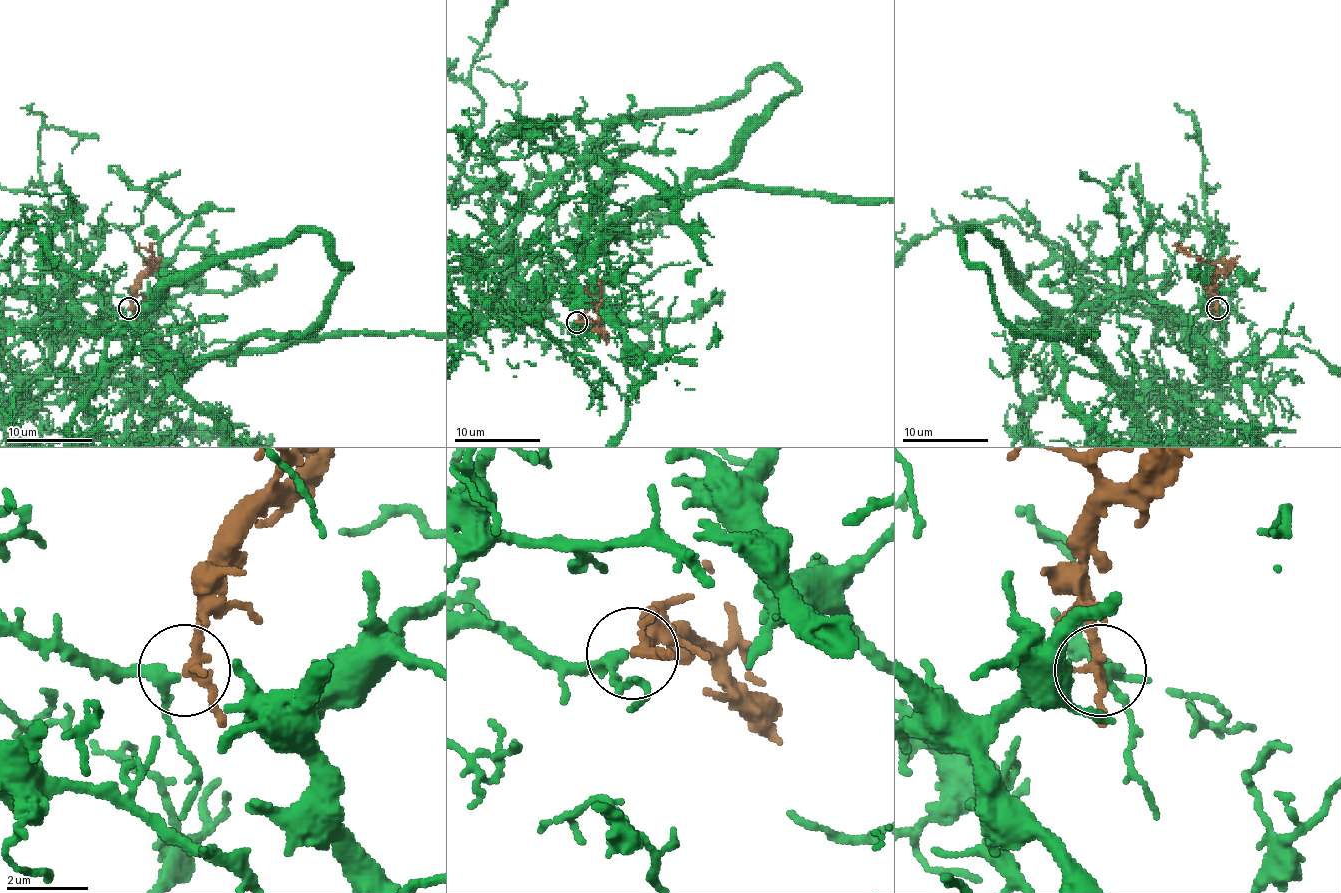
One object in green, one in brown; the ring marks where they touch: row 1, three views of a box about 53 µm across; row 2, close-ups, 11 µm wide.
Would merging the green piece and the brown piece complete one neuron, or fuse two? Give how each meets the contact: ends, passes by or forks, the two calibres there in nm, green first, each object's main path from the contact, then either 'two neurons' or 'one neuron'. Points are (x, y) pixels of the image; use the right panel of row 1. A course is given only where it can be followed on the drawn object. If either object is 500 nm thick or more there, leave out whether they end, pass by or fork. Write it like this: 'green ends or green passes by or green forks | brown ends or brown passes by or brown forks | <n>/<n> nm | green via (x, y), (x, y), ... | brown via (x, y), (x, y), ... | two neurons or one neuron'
green passes by | brown passes by | 240/240 nm | brown via (1218, 307), (1213, 264), (1192, 256), (1190, 247), (1183, 247), (1181, 243) | one neuron

